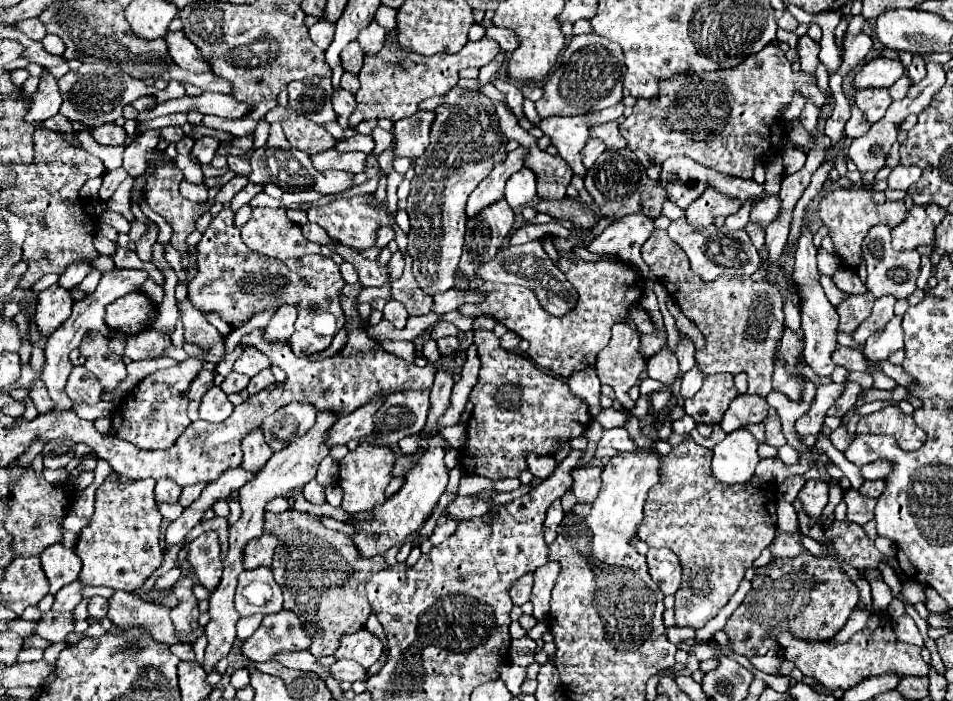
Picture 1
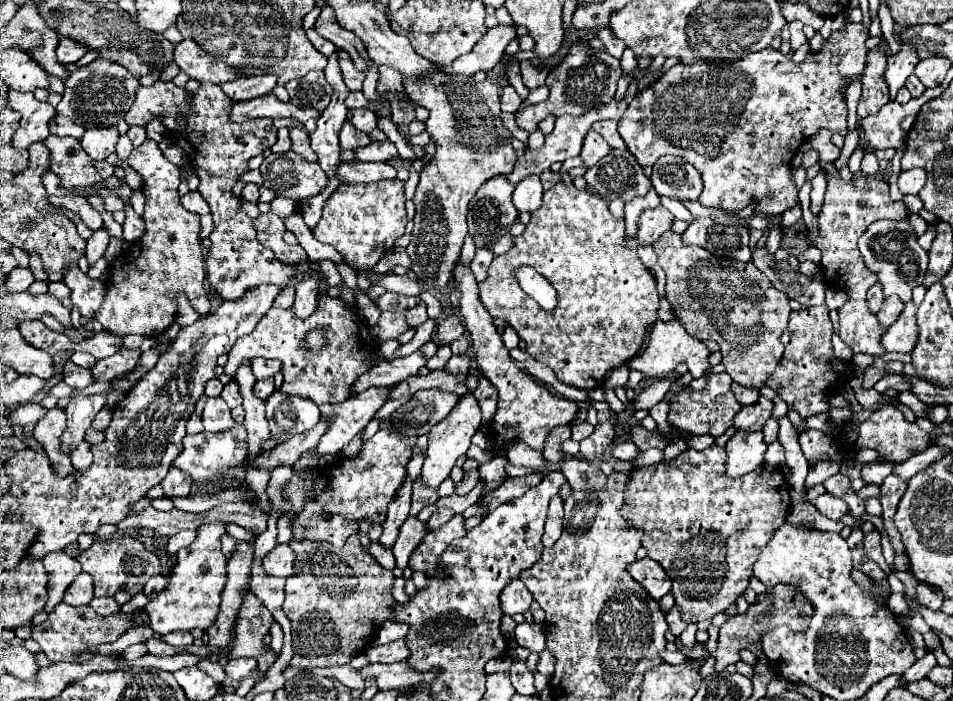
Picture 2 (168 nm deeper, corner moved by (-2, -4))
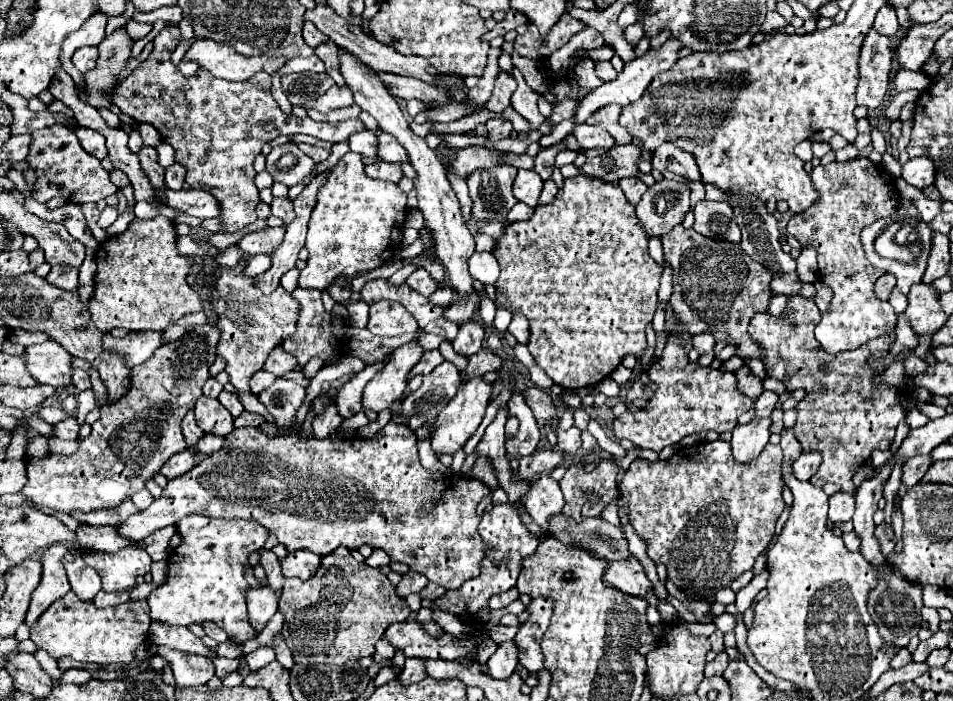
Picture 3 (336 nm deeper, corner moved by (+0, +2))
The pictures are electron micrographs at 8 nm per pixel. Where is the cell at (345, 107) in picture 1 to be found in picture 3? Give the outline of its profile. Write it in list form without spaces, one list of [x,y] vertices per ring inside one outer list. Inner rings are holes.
[[[358,131],[348,137],[348,145],[350,145],[350,151],[356,151],[364,157],[374,157],[378,141],[372,131]]]

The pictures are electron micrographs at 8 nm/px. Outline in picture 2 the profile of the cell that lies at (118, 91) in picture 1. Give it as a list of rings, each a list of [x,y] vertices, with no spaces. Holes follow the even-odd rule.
[[[98,57],[90,65],[76,69],[66,79],[64,85],[66,85],[66,91],[62,95],[62,101],[56,107],[58,115],[70,117],[72,121],[88,129],[88,127],[114,127],[130,109],[136,97],[136,87],[140,83],[138,83],[138,77],[132,75],[128,69],[124,69],[120,63]]]

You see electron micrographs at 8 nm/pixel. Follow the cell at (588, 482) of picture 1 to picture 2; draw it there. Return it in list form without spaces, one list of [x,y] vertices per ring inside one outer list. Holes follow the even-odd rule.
[[[568,457],[562,461],[560,471],[574,491],[600,491],[606,485],[606,475],[594,463],[578,457]]]

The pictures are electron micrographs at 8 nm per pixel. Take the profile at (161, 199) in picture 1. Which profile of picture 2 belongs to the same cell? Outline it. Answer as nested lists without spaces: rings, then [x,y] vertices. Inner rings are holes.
[[[156,141],[142,143],[136,147],[130,157],[128,165],[142,177],[142,191],[146,195],[146,233],[128,249],[124,249],[108,269],[108,285],[106,285],[106,295],[102,307],[96,311],[96,319],[100,325],[114,335],[142,335],[142,337],[154,337],[164,333],[168,325],[174,323],[176,313],[178,313],[178,303],[176,295],[184,293],[194,307],[196,313],[208,315],[212,311],[212,301],[208,299],[204,291],[205,262],[202,246],[198,243],[200,237],[200,215],[184,211],[180,205],[180,195],[178,195],[178,185],[180,185],[180,169],[172,165],[160,151]]]

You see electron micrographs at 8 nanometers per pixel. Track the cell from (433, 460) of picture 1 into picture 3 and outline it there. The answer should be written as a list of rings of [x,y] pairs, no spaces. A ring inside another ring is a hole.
[[[480,377],[460,385],[454,399],[450,399],[450,403],[440,411],[440,415],[434,423],[434,429],[430,433],[430,445],[432,445],[432,451],[436,457],[454,455],[458,449],[464,447],[464,443],[472,437],[472,433],[482,423],[482,417],[486,413],[486,405],[488,405],[490,397],[492,397],[492,385],[484,383]]]

